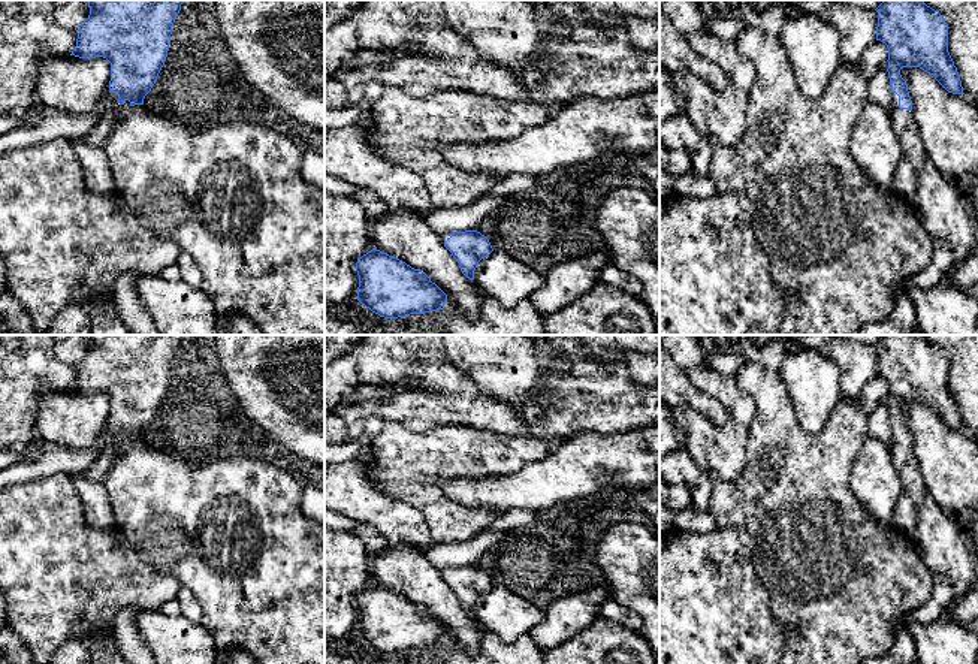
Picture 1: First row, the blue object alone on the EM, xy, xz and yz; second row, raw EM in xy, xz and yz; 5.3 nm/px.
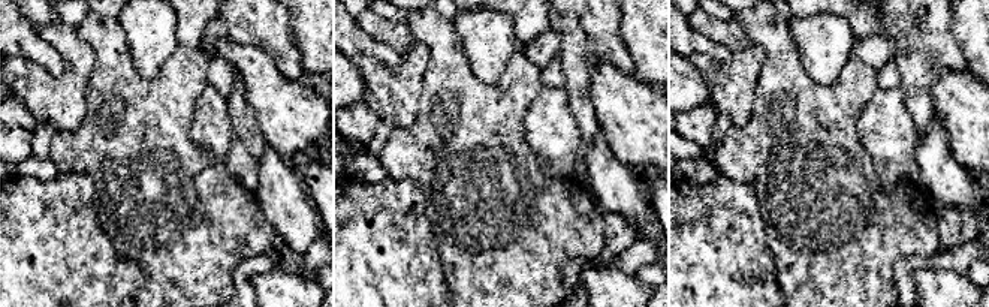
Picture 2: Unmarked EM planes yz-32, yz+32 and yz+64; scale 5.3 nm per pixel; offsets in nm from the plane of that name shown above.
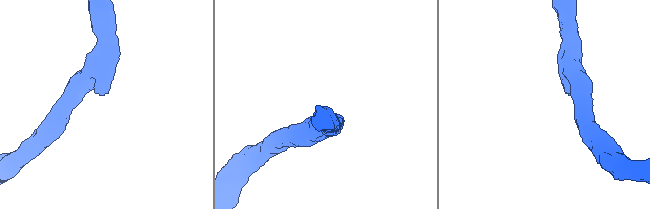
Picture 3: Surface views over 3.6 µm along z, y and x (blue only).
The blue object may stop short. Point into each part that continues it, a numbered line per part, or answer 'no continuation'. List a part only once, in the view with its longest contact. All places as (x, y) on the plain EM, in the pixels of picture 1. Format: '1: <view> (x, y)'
1: xy (108, 455)

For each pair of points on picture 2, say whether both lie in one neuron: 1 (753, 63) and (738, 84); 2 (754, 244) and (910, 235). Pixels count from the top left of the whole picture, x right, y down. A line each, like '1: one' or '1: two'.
1: one
2: two

